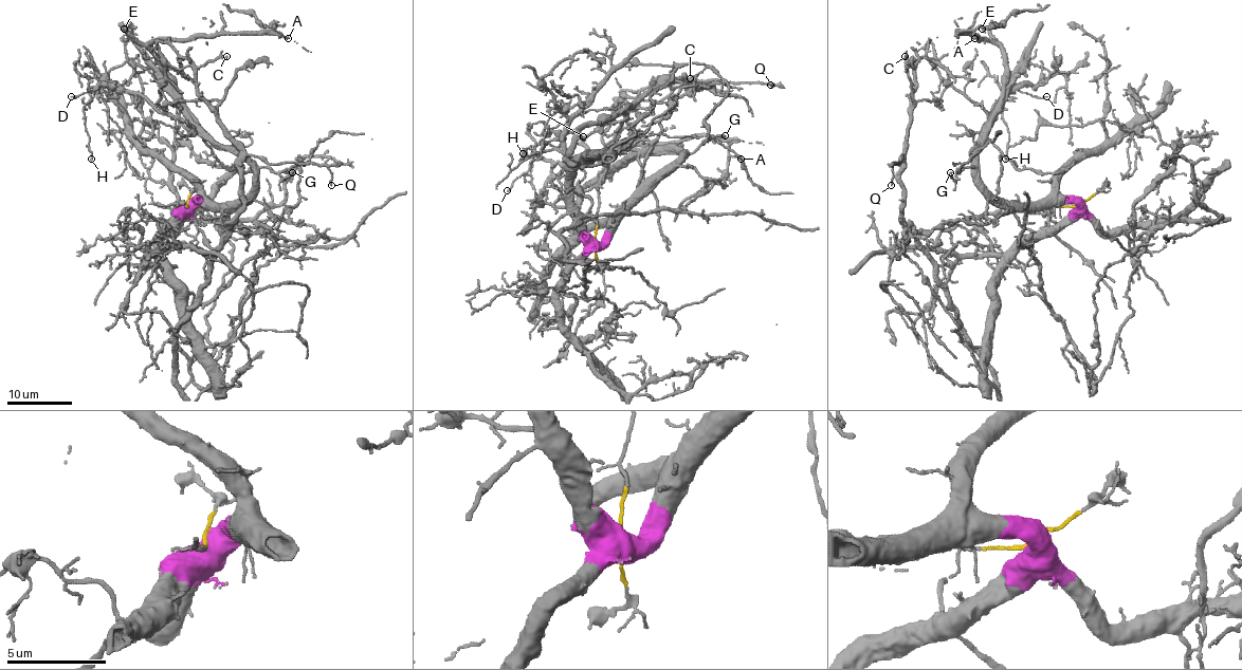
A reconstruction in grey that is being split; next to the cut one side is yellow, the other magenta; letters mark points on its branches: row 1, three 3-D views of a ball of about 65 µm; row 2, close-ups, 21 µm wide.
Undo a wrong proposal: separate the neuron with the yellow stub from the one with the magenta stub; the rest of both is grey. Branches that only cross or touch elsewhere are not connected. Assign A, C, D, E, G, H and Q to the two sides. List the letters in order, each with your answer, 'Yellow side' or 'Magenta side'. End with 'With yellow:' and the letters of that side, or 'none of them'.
A: Magenta side
C: Yellow side
D: Magenta side
E: Magenta side
G: Magenta side
H: Magenta side
Q: Yellow side
With yellow: C, Q

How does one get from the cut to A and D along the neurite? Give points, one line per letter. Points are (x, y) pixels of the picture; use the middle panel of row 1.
A: (595, 243), (685, 157), (638, 153), (608, 167), (602, 155), (619, 144), (719, 136), (730, 155), (742, 159)
D: (595, 243), (601, 243), (614, 224), (685, 157), (679, 153), (595, 152), (581, 164), (535, 159), (507, 191)

